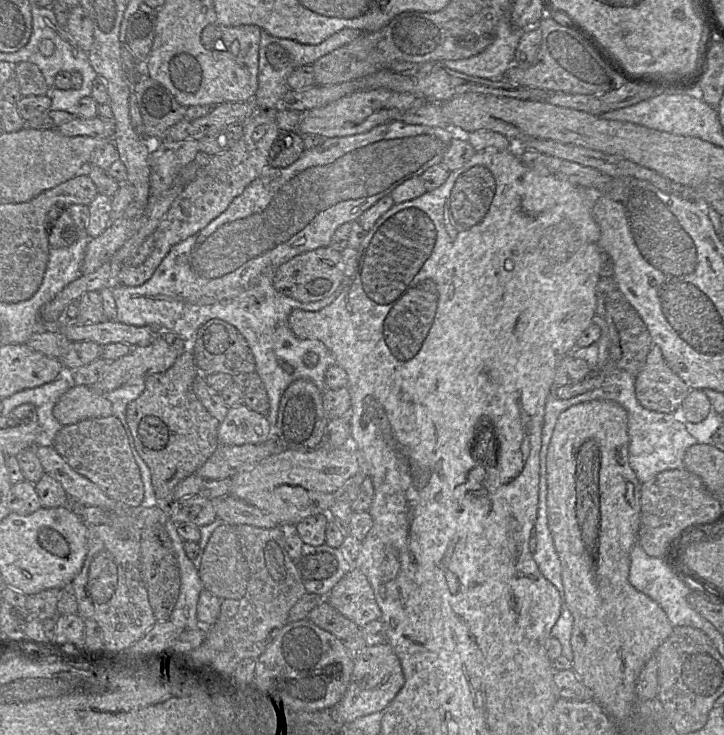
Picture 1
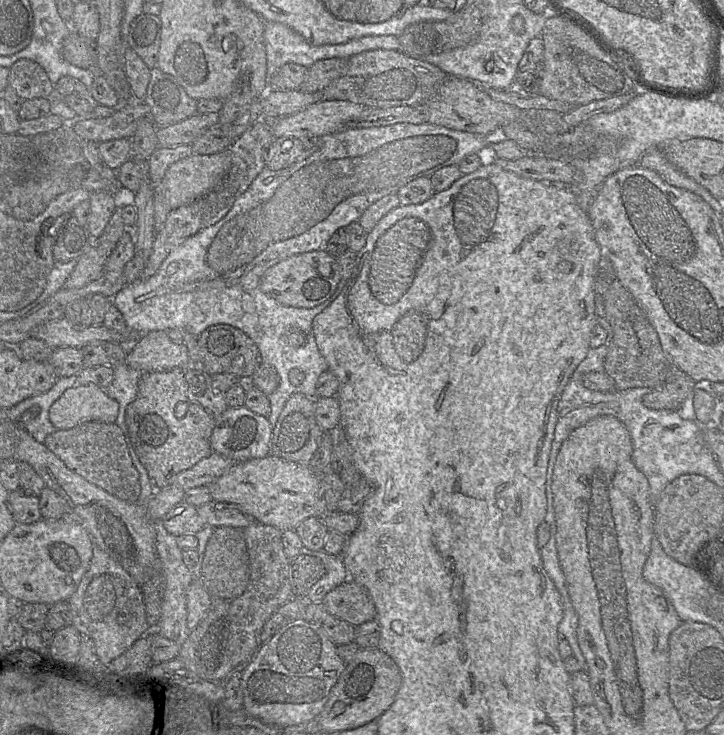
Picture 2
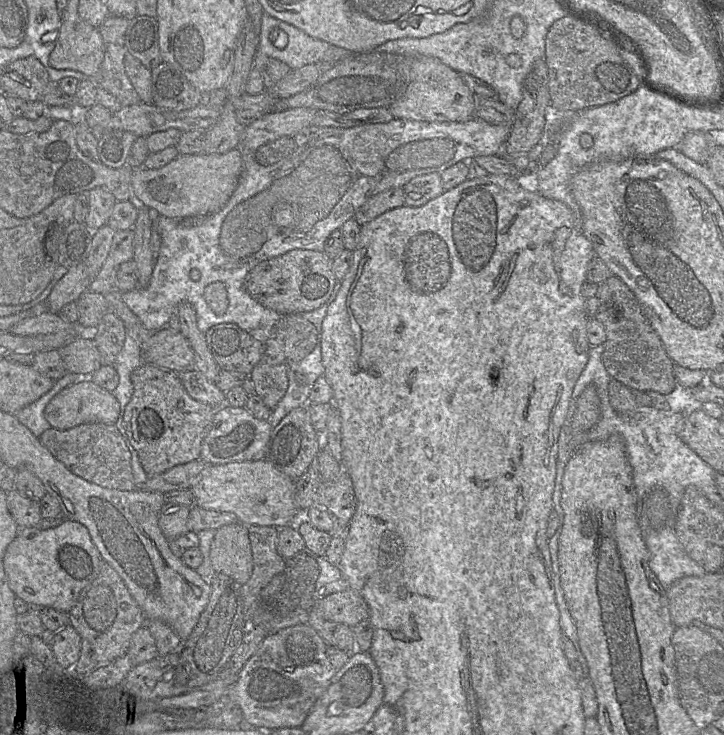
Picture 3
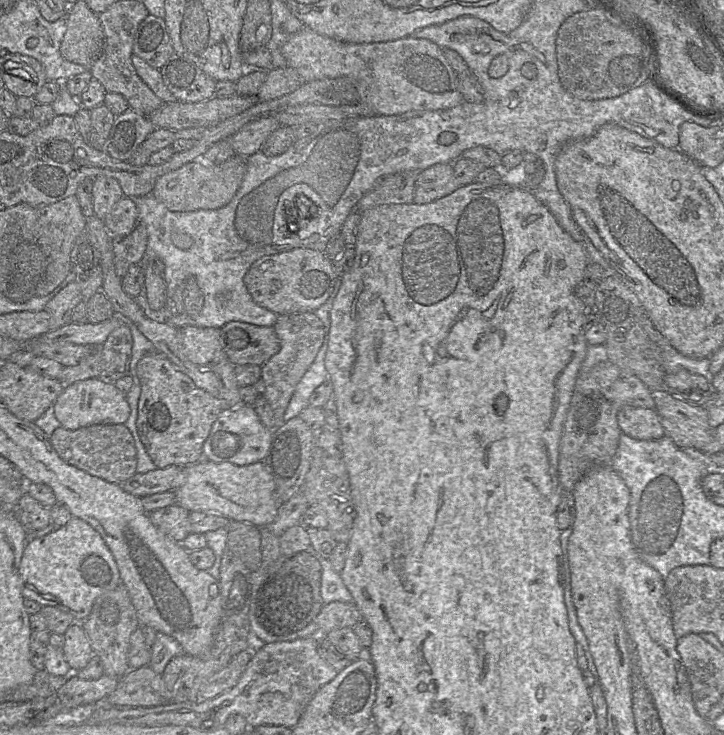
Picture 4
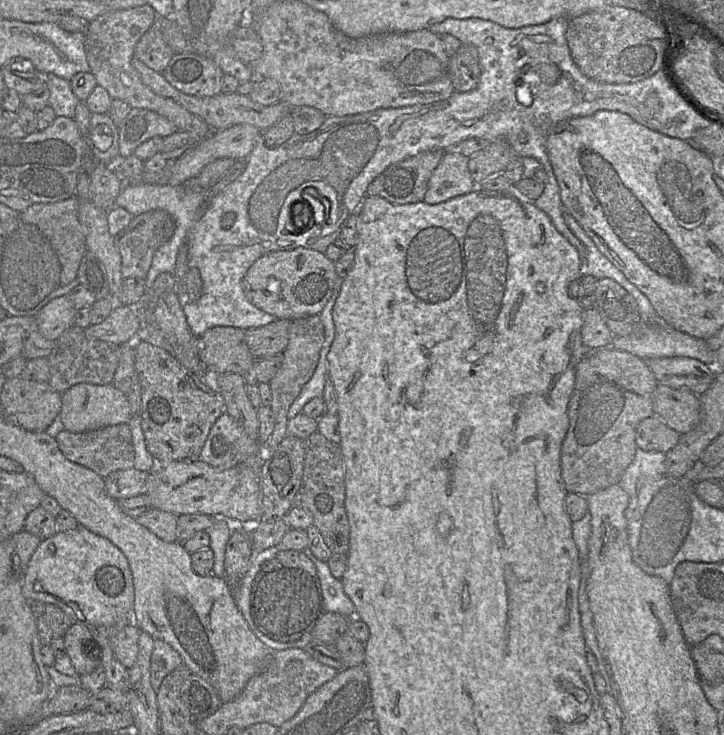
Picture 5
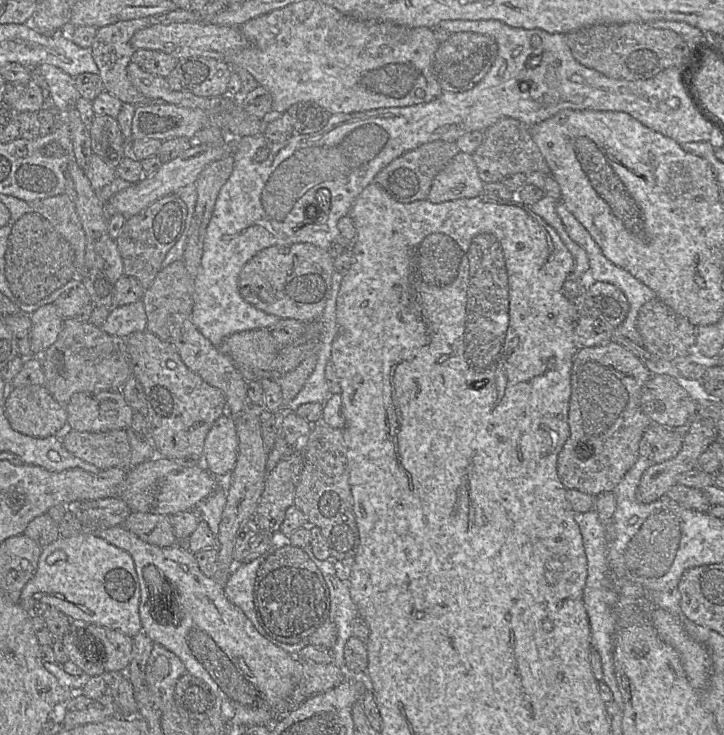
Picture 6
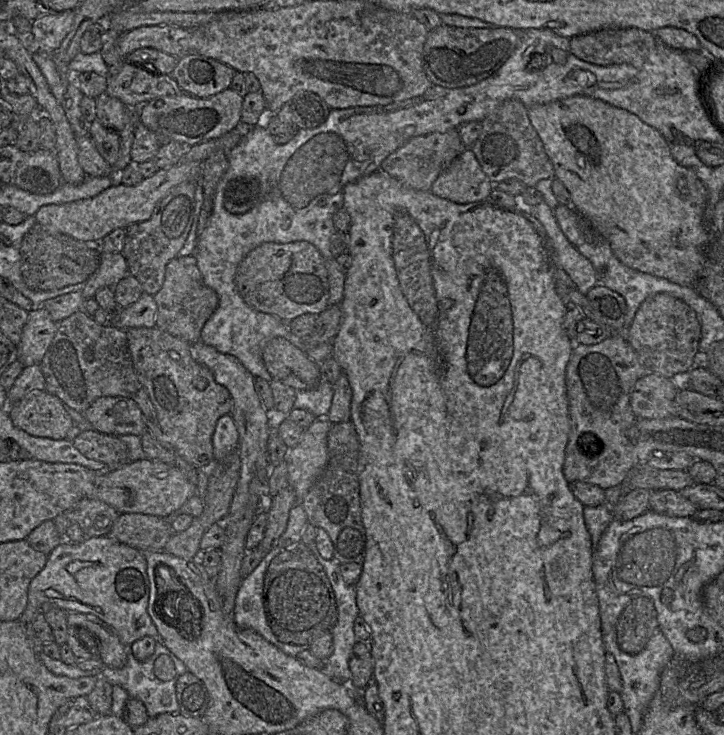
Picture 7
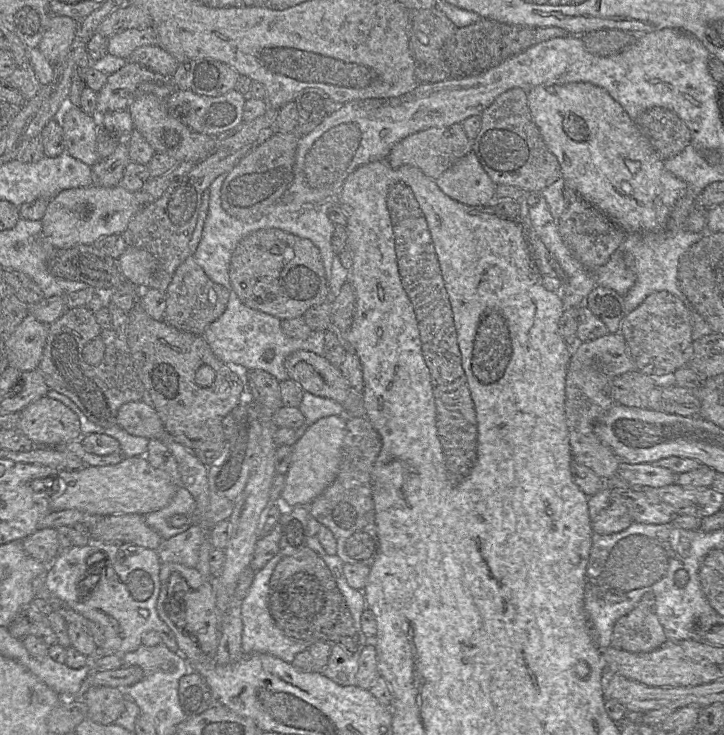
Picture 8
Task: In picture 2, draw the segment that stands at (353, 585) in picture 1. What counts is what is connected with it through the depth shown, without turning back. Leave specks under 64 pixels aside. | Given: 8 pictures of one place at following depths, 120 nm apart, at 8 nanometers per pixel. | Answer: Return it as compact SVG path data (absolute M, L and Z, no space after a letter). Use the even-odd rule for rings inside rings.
M347 580L331 590L323 604L330 614L355 627L374 620L377 613L368 591L352 580Z

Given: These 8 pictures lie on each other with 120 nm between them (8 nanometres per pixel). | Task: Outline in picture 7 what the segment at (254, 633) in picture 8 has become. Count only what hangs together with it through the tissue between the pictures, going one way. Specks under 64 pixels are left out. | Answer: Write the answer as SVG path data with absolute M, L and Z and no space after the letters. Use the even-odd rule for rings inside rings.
M278 547L272 549L264 555L252 573L242 578L235 599L233 621L237 627L255 631L285 654L296 657L301 651L309 649L309 645L295 645L280 642L273 634L267 622L263 605L265 572L271 560L280 551L281 549Z

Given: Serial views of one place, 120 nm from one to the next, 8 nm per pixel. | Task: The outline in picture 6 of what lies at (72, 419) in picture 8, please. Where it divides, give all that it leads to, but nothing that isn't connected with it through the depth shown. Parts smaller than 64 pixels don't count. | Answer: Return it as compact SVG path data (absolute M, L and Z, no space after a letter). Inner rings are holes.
M44 385L10 387L3 401L12 428L25 435L45 438L67 422L66 407L57 402Z

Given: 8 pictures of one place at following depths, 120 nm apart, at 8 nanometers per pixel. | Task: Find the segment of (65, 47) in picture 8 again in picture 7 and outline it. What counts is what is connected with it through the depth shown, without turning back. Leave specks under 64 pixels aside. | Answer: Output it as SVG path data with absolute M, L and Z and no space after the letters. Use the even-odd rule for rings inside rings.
M76 10L42 16L32 22L32 34L46 53L57 50L72 29Z

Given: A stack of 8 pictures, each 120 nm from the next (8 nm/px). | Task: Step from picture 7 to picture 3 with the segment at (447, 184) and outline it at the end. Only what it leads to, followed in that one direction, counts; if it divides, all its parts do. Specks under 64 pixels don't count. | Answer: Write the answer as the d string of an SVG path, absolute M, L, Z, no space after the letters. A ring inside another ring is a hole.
M429 173L417 176L404 187L405 204L420 207L441 195L445 190L441 182L441 173Z

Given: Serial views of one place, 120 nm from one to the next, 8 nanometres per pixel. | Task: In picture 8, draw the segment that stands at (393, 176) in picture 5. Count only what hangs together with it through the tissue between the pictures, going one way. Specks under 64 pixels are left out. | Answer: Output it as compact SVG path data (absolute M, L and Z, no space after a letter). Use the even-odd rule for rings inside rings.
M462 124L433 127L411 134L393 146L386 157L392 168L409 165L419 169L427 177L436 180L460 159L472 151L473 140L469 139Z

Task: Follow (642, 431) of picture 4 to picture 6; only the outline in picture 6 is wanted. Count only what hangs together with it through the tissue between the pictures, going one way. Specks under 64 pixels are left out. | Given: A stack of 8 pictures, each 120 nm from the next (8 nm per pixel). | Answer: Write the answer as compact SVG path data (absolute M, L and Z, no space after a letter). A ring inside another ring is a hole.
M652 423L639 442L639 456L658 464L677 456L682 447L682 430Z

